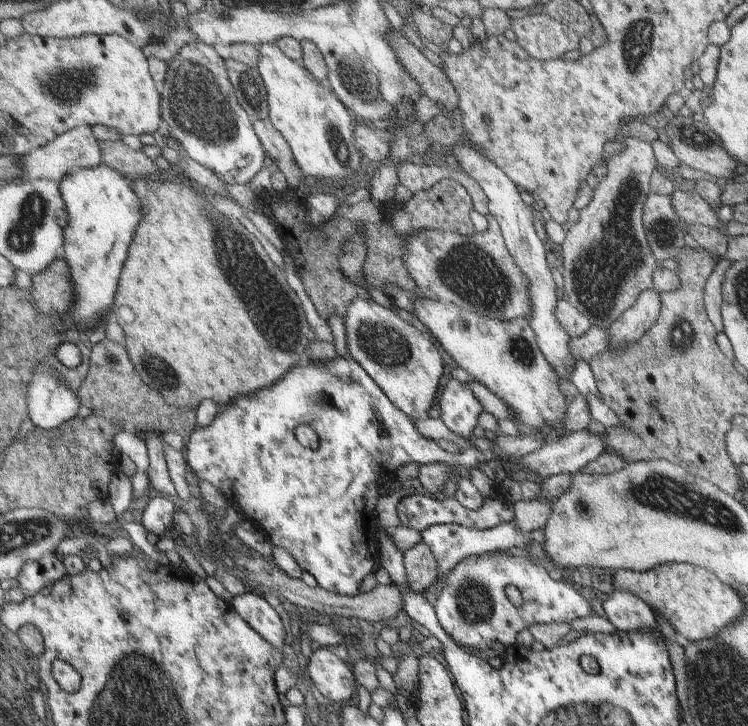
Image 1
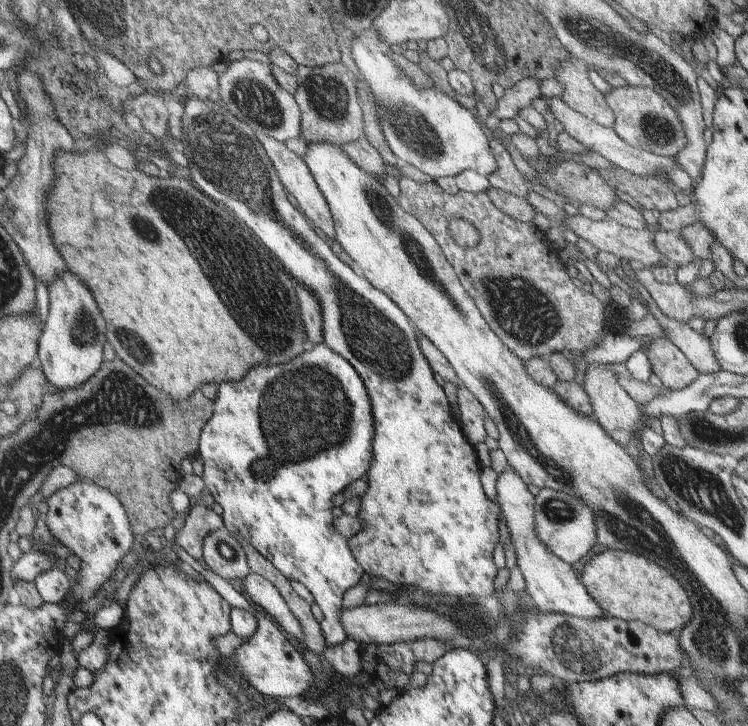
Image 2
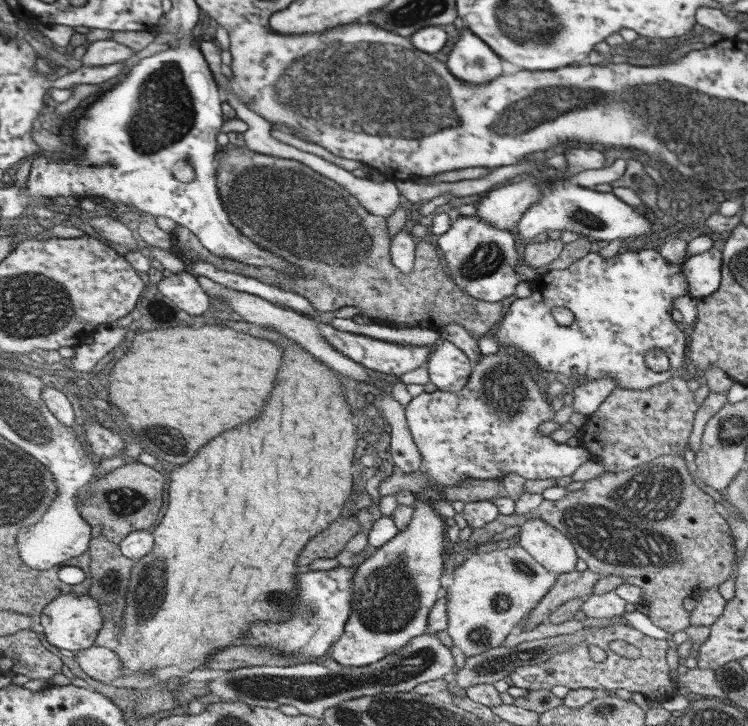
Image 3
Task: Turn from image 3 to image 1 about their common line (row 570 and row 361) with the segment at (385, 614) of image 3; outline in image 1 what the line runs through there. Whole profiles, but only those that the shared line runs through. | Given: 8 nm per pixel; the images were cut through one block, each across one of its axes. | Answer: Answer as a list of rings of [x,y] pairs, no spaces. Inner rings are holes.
[[[372,297],[357,298],[349,305],[344,326],[349,357],[362,364],[365,372],[370,372],[394,396],[394,404],[402,412],[414,420],[428,418],[426,414],[436,400],[444,374],[444,362],[431,336],[399,318],[392,309],[377,304]]]

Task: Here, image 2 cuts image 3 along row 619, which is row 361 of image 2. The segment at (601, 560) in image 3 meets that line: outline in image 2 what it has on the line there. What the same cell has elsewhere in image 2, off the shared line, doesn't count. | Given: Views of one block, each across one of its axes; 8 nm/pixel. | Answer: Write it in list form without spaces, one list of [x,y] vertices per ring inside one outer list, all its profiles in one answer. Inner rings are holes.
[[[655,337],[649,349],[648,357],[653,373],[662,381],[663,387],[684,389],[698,378],[696,368],[670,340]]]

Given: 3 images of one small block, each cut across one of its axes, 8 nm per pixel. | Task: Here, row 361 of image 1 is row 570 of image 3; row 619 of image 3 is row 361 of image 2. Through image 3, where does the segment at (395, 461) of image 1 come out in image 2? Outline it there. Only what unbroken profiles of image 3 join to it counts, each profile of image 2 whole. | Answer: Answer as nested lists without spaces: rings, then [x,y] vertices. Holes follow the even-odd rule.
[[[324,342],[312,344],[306,348],[302,355],[296,356],[294,360],[279,366],[258,366],[254,368],[246,380],[242,382],[228,382],[219,388],[218,409],[214,414],[214,419],[206,426],[206,431],[202,434],[202,452],[199,458],[203,459],[203,482],[205,487],[211,492],[216,503],[223,509],[224,524],[230,534],[240,540],[250,542],[259,552],[262,552],[270,562],[272,562],[286,577],[294,582],[297,581],[312,594],[312,601],[316,602],[322,609],[321,630],[326,645],[338,645],[344,643],[348,634],[345,633],[342,624],[343,595],[365,577],[365,572],[357,562],[353,554],[349,539],[346,539],[334,525],[334,514],[332,514],[332,496],[342,493],[346,486],[359,479],[364,479],[370,471],[373,462],[373,437],[375,434],[372,404],[366,386],[358,372],[352,364],[342,358],[340,353],[333,352]]]

